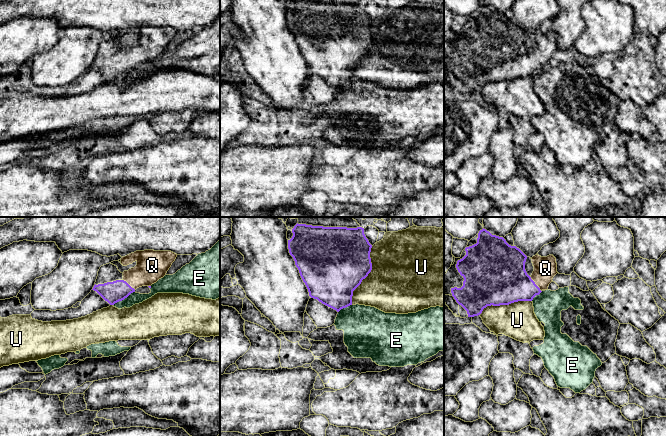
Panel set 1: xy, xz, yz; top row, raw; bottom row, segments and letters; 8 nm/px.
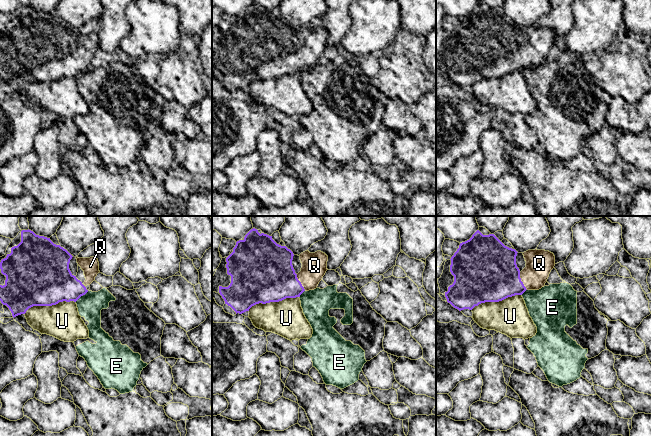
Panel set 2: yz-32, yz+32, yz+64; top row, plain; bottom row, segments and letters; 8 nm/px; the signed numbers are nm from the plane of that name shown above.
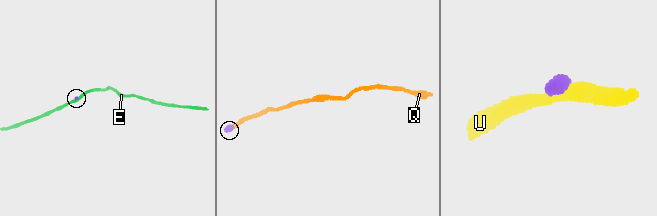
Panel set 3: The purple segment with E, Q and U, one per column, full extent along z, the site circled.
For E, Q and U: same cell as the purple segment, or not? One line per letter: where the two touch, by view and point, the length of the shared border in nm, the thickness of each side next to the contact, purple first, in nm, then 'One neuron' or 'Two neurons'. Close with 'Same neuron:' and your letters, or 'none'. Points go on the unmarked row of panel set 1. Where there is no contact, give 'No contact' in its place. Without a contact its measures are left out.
E: Touches purple at xy (123, 75). Shared border 200 nm. Thickness 170 nm (purple) against 100 nm. Two neurons
Q: Touches purple at yz (535, 60). Shared border 160 nm. Thickness 360 nm (purple) against 190 nm. One neuron
U: Touches purple at xz (367, 51). Shared border 500 nm. Thickness 480 nm (purple) against 480 nm. Two neurons
Same neuron: Q

